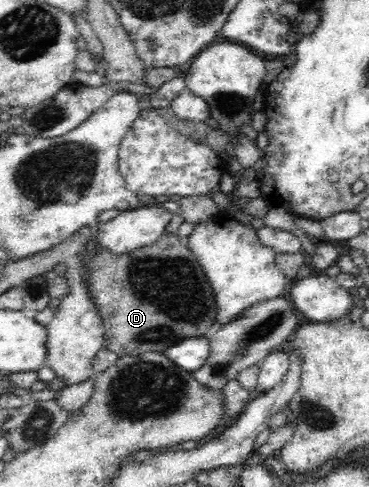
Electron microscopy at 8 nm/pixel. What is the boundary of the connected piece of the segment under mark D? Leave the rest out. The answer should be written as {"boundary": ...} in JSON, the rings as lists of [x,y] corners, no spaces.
{"boundary":[[[163,233],[156,243],[132,250],[128,253],[114,253],[105,249],[99,248],[99,245],[95,244],[95,236],[91,236],[86,242],[86,248],[81,252],[81,259],[83,262],[82,274],[86,279],[86,288],[90,291],[90,300],[97,309],[98,315],[101,316],[104,324],[104,346],[107,349],[115,352],[118,356],[123,356],[126,353],[129,355],[137,356],[138,353],[147,351],[164,352],[166,348],[177,344],[179,338],[185,338],[185,336],[205,336],[207,334],[207,322],[209,320],[215,320],[213,324],[217,323],[217,309],[214,302],[214,292],[209,284],[208,278],[201,268],[196,256],[191,252],[188,245],[183,243],[176,233]]]}

